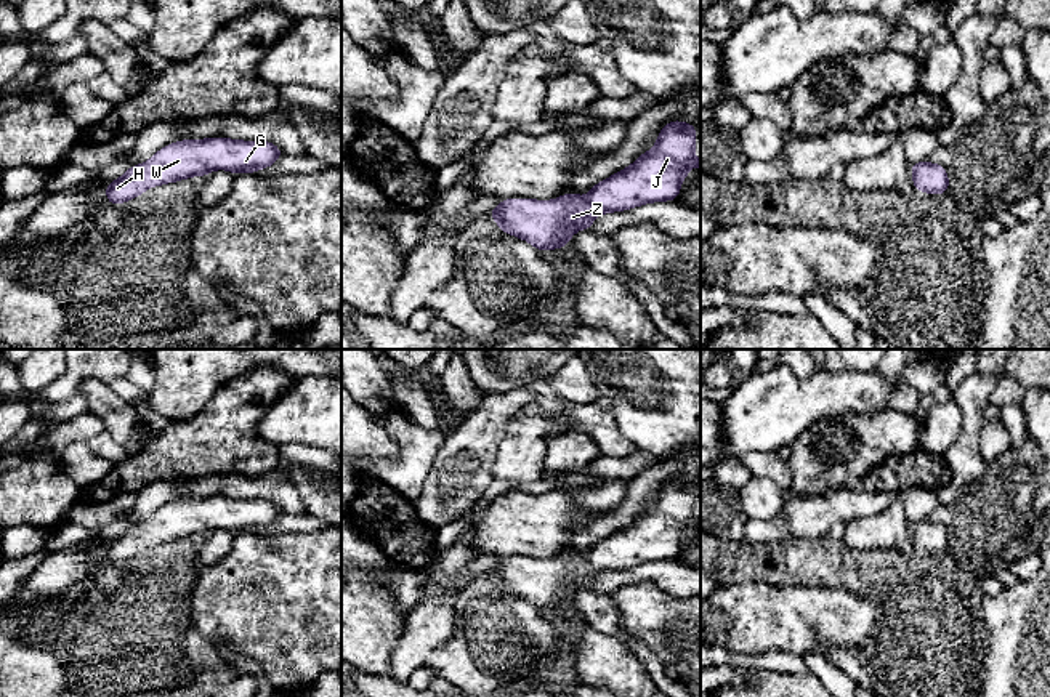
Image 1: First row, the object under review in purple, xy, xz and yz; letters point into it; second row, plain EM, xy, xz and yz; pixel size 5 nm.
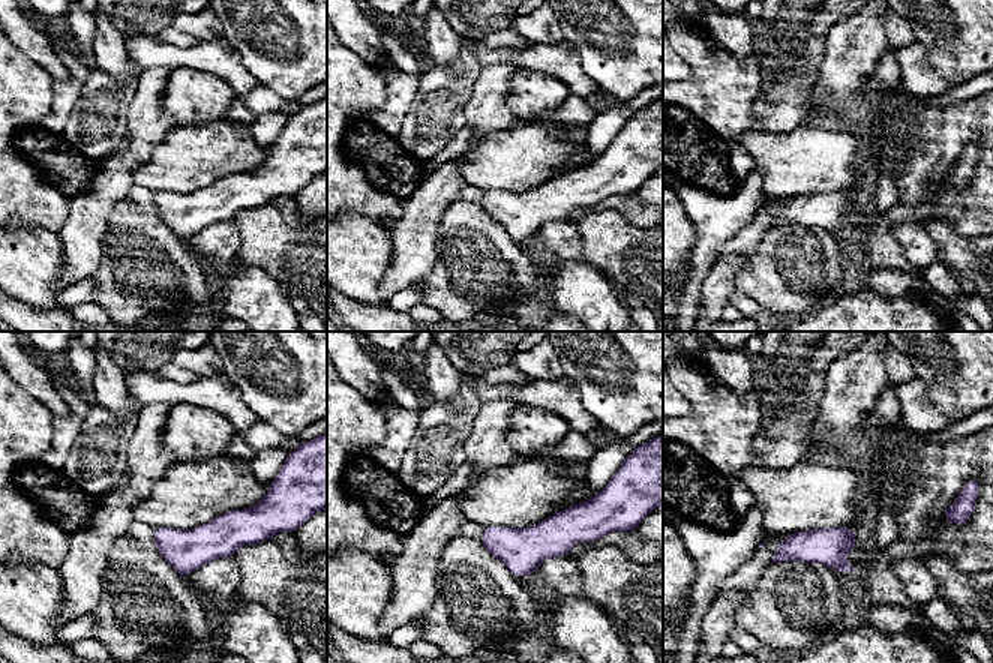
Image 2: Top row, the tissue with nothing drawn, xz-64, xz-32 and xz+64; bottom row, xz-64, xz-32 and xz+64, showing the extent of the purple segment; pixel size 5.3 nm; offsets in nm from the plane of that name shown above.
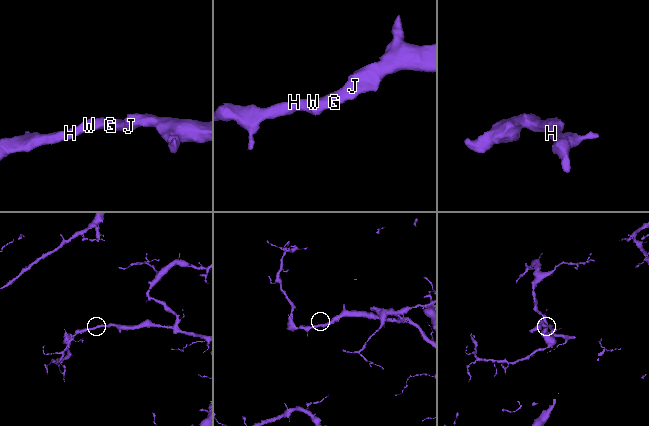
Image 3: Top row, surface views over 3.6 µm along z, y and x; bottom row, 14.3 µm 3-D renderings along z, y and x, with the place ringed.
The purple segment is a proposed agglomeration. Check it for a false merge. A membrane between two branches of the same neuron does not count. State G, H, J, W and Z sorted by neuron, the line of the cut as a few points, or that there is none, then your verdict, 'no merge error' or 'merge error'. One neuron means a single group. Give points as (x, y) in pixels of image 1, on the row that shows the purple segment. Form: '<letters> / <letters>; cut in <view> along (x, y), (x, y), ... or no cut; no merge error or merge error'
G H J W Z; no cut; no merge error

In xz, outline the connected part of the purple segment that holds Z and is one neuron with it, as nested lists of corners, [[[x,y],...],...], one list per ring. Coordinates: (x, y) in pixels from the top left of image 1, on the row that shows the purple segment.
[[[673,120],[660,128],[652,149],[641,154],[627,168],[595,184],[585,197],[567,192],[551,200],[503,199],[489,213],[502,232],[523,239],[540,252],[567,247],[569,239],[580,229],[590,231],[593,220],[600,215],[652,202],[676,200],[689,168],[696,165],[701,170],[701,160],[694,154],[696,133],[694,125]]]

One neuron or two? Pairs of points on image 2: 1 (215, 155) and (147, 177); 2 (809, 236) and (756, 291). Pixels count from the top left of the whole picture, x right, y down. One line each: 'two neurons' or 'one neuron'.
1: one neuron
2: one neuron

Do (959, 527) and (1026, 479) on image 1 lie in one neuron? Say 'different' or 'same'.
same

